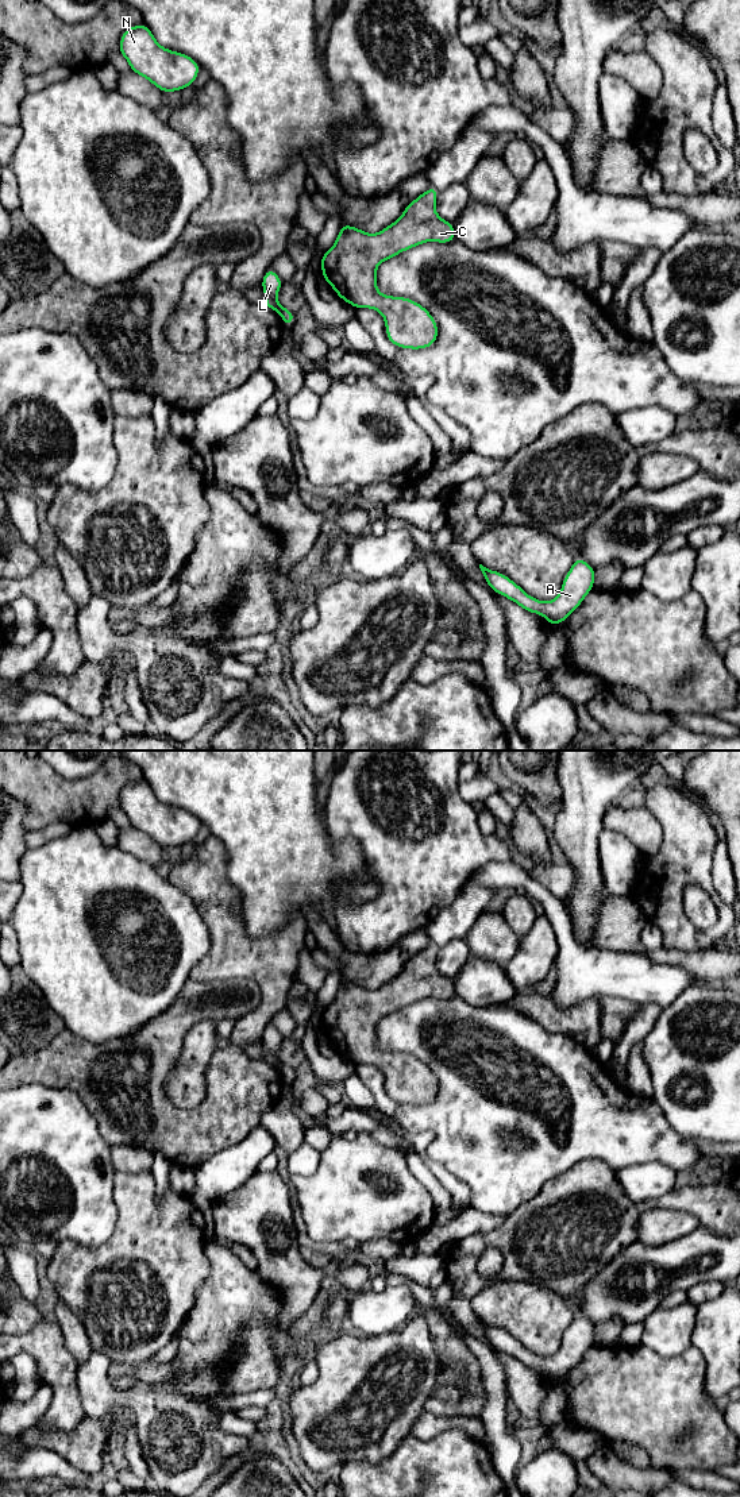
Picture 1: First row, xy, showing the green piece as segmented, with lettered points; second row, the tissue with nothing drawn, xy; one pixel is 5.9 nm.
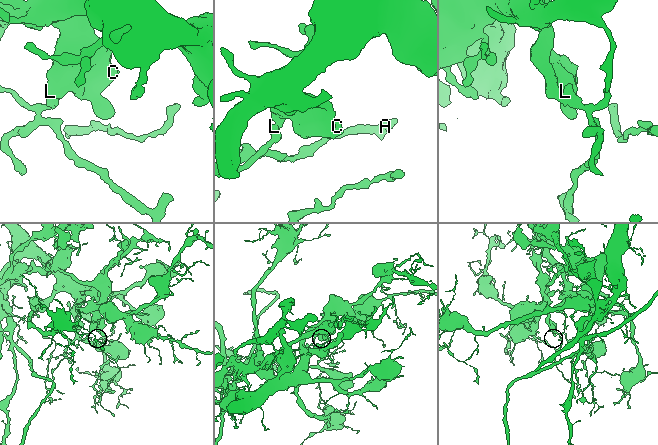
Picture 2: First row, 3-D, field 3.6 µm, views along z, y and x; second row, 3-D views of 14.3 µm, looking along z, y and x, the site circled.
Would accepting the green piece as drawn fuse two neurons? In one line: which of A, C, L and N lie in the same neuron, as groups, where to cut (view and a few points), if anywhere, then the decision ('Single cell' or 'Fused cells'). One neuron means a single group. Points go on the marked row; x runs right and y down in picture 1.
Groups: A L N / C. Split along xy (281, 305), (277, 311). Fused cells

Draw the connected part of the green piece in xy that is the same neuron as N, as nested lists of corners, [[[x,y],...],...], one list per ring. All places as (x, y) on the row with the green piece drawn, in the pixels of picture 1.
[[[144,23],[122,34],[119,51],[134,73],[149,80],[163,93],[192,86],[200,73],[200,66],[193,58],[162,47]]]

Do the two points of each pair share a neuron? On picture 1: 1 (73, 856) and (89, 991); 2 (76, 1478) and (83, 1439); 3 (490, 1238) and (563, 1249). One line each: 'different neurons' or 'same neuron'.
1: same neuron
2: different neurons
3: same neuron

